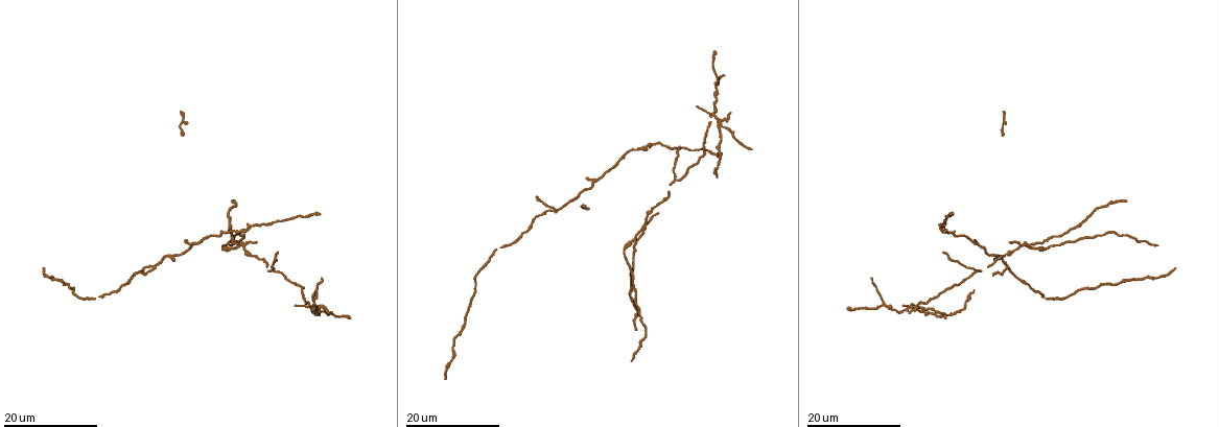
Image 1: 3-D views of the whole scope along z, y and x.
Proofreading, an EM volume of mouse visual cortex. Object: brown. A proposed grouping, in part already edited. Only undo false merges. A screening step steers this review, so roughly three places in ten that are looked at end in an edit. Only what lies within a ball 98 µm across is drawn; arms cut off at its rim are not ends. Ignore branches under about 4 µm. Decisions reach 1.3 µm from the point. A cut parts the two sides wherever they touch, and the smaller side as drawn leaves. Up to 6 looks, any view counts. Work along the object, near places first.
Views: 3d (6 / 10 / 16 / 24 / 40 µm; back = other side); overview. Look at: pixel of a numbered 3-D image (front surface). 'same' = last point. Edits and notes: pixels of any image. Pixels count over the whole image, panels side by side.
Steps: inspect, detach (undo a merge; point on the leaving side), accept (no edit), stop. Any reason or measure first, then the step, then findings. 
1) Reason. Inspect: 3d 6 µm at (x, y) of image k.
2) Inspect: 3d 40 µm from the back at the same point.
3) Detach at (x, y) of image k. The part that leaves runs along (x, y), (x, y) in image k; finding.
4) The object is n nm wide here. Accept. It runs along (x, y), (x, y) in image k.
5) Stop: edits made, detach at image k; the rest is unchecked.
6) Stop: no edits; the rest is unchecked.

Three arms meet. Inspect: 3d 24 µm at (273, 271) of image 1.

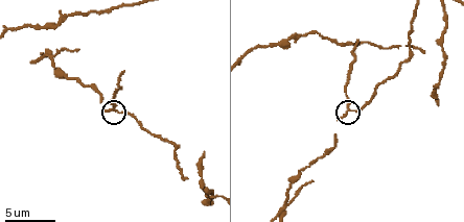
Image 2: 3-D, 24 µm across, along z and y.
Inspect: 3d 10 µm at (349, 108) of image 2.

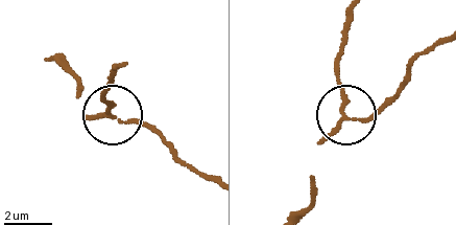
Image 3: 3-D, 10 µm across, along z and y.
Inspect: 3d 6 µm at (112, 115) of image 3.

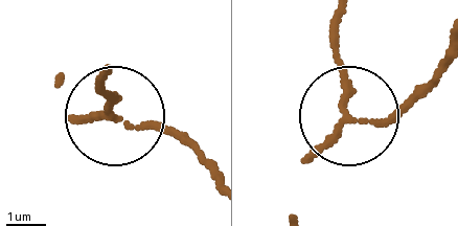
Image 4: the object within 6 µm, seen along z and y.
The object is 140 nm wide here. Detach at (107, 92) of image 4. The part that leaves runs along (343, 115), (337, 18) in image 4; two neurons meet here.

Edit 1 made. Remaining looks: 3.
Arms part here. Inspect: 3d 16 µm at (191, 244) of image 1.

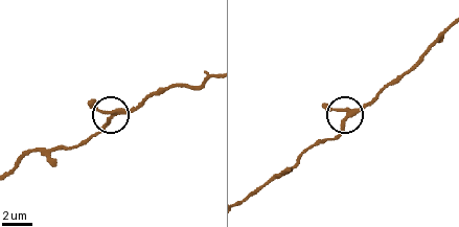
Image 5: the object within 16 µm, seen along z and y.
Inspect: 3d 10 µm at (348, 115) of image 5.

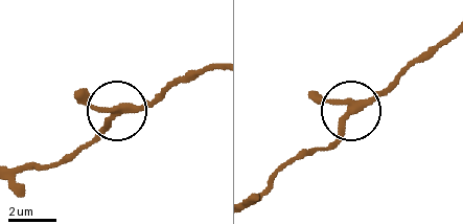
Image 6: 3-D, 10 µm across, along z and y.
The object is 250 nm wide here. Accept. It runs along (448, 36), (359, 104), (328, 144), (306, 150) in image 6; all the same neuron.

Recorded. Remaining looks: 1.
Stop: edits made, detach at image 4; the rest is unchecked.

